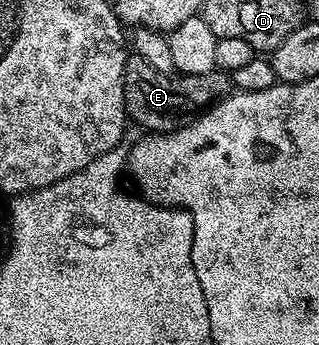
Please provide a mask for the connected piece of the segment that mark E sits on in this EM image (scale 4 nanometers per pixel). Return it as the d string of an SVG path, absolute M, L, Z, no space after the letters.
M126 55L123 94L125 95L125 115L146 133L160 134L174 132L190 124L206 108L211 108L234 91L228 72L211 71L207 74L178 74L176 71L164 73L149 65L141 56Z

